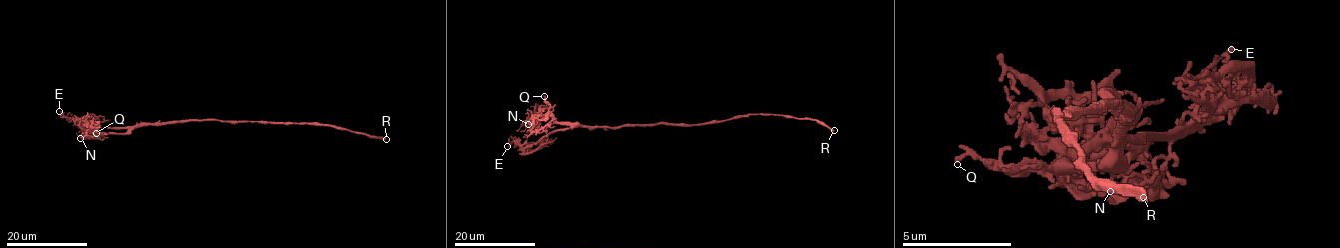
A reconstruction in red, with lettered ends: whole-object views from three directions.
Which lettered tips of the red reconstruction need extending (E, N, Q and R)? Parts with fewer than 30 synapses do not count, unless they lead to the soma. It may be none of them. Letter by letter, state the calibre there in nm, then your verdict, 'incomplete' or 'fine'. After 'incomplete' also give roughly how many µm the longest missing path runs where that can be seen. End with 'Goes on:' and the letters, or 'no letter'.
E: 150 nm | fine
N: 150 nm | fine
Q: 240 nm | fine
R: 280 nm | incomplete | 30 µm
Goes on: R

